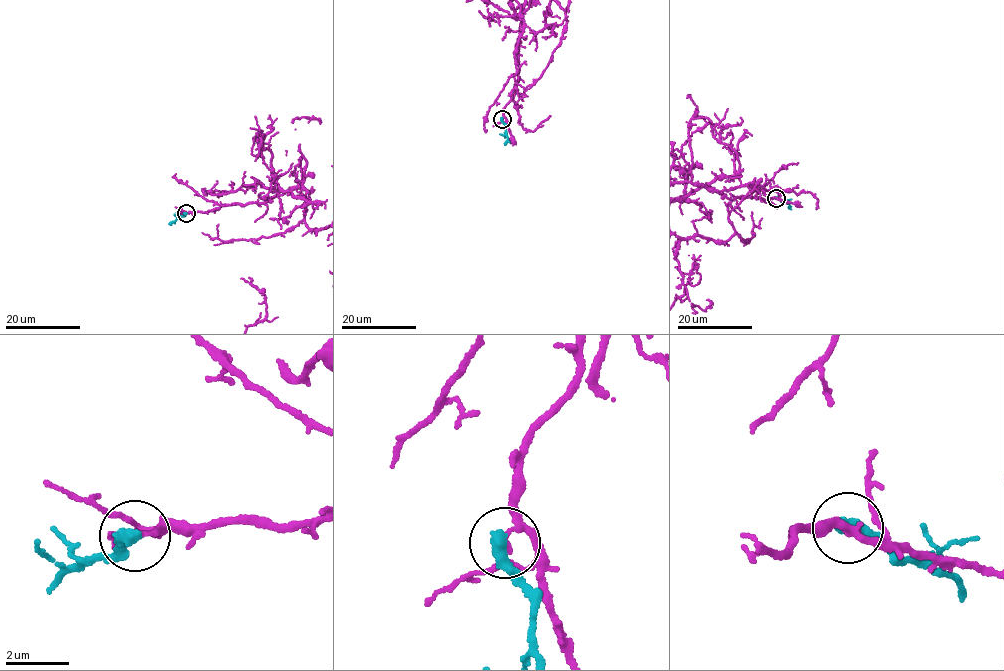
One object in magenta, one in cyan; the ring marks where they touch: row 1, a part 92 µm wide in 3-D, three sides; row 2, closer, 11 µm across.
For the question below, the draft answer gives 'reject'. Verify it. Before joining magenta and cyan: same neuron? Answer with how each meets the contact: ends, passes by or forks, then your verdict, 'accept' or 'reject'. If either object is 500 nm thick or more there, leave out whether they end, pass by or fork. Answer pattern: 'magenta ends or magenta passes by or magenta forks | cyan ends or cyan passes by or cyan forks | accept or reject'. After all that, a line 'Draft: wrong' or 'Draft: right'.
magenta passes by | cyan ends | reject
Draft: right

